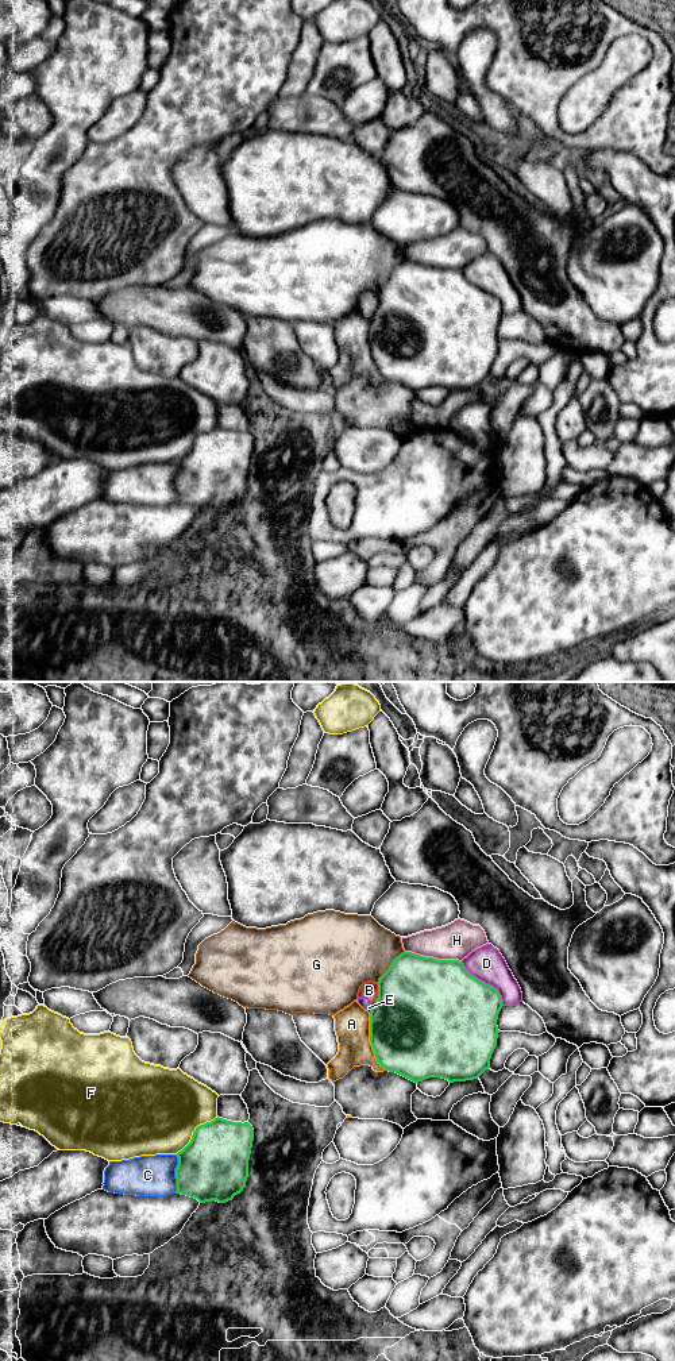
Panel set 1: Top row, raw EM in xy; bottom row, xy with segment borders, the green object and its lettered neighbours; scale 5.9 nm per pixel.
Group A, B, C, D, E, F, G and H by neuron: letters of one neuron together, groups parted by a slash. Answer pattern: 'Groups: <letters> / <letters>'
Groups: A / B E / C / D / F / G / H

